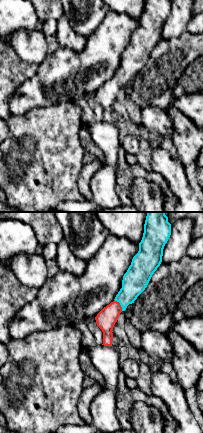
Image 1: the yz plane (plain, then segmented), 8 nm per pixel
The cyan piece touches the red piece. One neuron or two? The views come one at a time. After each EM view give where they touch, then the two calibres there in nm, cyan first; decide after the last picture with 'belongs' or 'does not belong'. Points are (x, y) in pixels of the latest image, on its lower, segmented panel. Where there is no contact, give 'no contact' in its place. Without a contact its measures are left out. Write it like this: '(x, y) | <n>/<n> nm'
(120, 304) | 200/160 nm

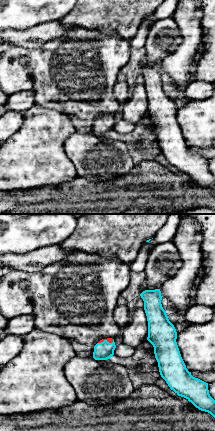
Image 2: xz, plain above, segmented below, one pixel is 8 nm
(106, 340) | 140/50 nm

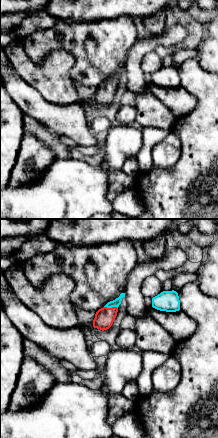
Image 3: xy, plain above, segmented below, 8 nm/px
(111, 307) | 60/160 nm

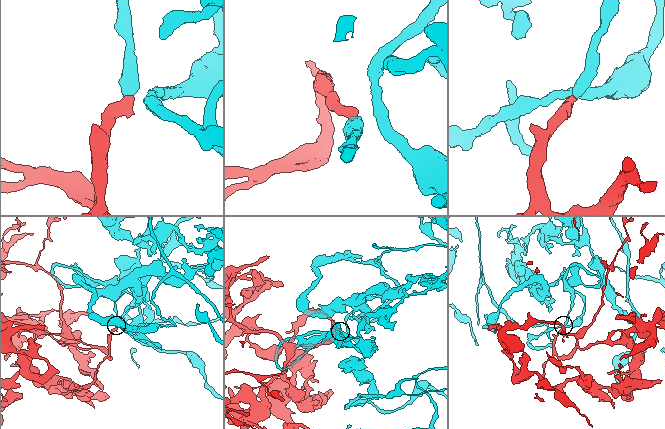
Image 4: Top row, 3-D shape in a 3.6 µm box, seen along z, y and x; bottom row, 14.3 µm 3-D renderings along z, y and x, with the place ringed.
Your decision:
belongs

